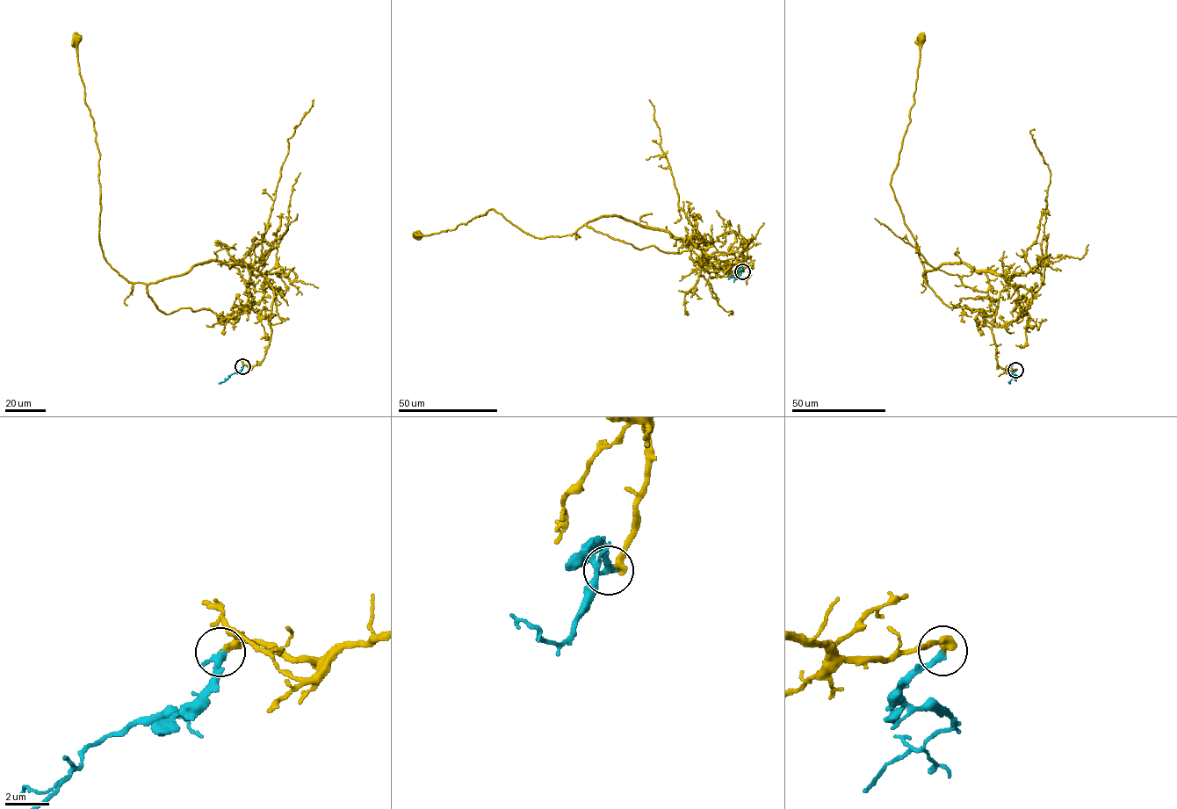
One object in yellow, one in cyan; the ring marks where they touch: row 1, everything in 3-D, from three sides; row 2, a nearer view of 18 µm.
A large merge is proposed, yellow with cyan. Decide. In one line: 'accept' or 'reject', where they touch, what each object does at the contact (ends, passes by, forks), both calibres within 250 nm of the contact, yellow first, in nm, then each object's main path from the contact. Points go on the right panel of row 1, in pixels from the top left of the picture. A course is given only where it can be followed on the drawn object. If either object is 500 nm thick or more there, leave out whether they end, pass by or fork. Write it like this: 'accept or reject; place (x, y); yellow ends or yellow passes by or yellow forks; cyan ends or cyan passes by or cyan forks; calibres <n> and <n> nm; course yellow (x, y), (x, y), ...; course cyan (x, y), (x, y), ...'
accept; place (1015, 370); yellow ends; cyan ends; calibres 280 and 320 nm; course yellow (1016, 370), (998, 366), (992, 327), (1007, 278), (960, 263), (922, 275), (891, 185), (914, 103), (921, 38); course cyan (1016, 370), (1012, 373), (1016, 377), (1010, 383)

